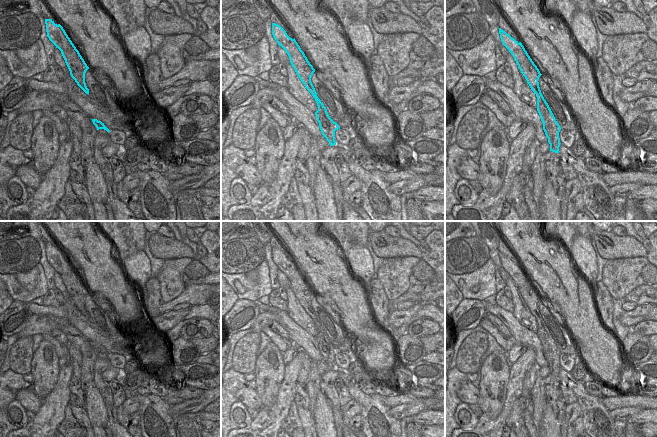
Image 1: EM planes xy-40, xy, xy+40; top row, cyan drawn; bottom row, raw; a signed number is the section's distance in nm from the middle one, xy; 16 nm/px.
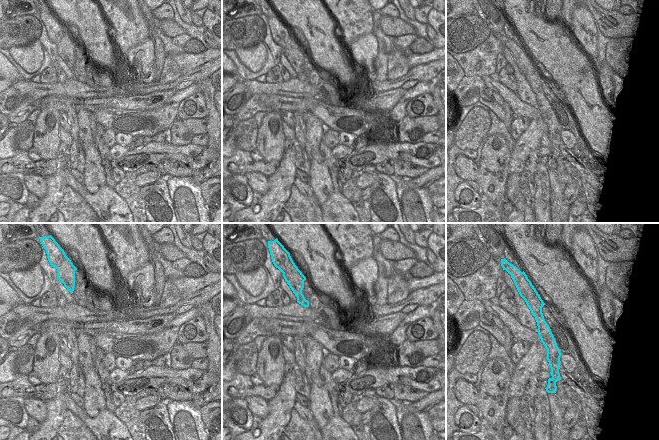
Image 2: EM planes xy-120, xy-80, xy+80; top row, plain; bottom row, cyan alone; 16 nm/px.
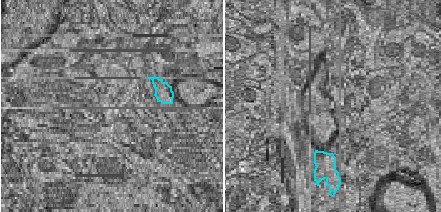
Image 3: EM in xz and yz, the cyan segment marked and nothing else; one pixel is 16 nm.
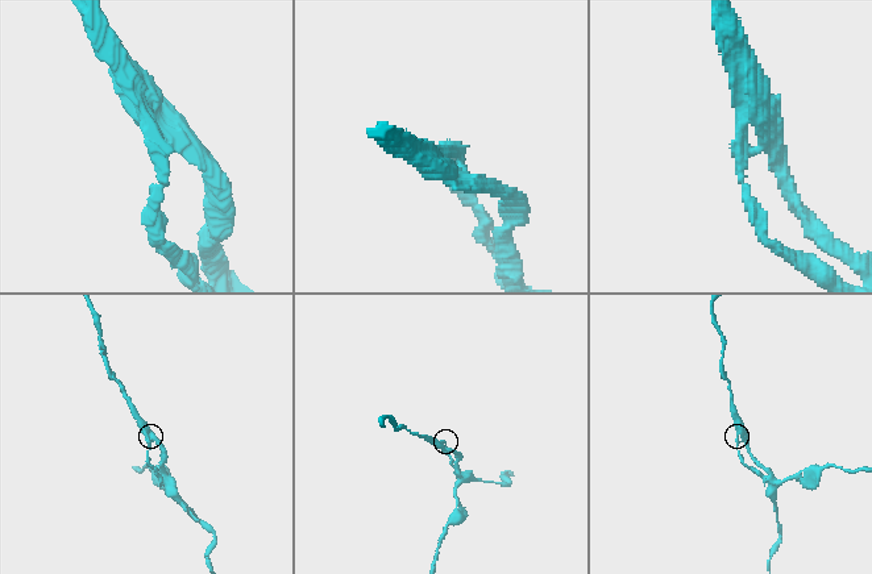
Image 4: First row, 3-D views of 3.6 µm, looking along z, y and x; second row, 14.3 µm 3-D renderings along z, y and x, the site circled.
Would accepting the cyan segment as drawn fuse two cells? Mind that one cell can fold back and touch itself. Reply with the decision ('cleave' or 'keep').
cleave

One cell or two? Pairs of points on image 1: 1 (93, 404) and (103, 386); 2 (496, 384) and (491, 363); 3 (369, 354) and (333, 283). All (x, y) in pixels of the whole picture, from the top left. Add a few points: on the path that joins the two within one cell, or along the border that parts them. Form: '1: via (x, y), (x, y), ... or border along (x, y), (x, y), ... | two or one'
1: border along (94, 384), (106, 405) | two
2: via (494, 379), (494, 368) | one
3: via (366, 336), (359, 323), (355, 306), (350, 301) | one

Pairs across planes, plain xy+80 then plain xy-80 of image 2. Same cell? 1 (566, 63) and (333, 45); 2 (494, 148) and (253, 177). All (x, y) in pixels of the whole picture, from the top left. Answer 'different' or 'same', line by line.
1: same
2: different

